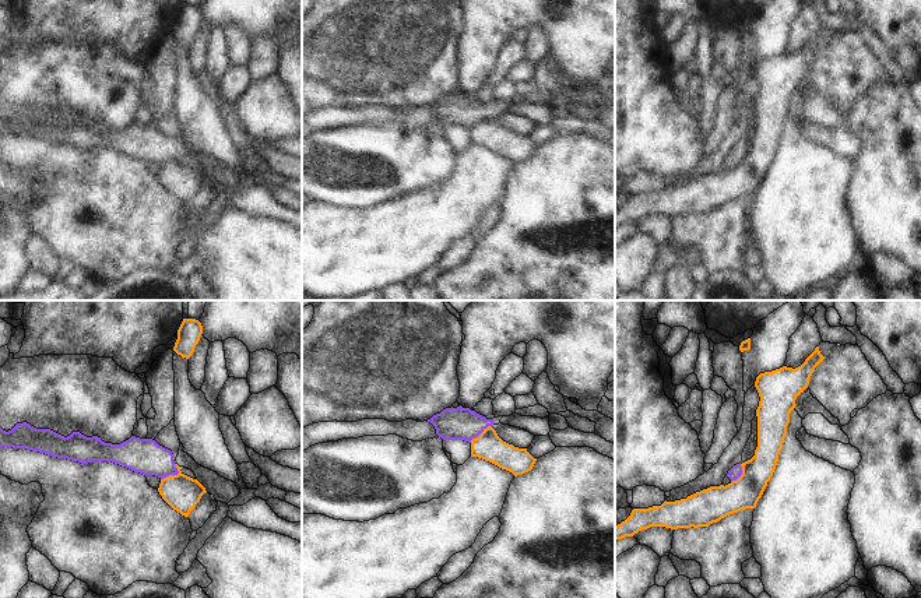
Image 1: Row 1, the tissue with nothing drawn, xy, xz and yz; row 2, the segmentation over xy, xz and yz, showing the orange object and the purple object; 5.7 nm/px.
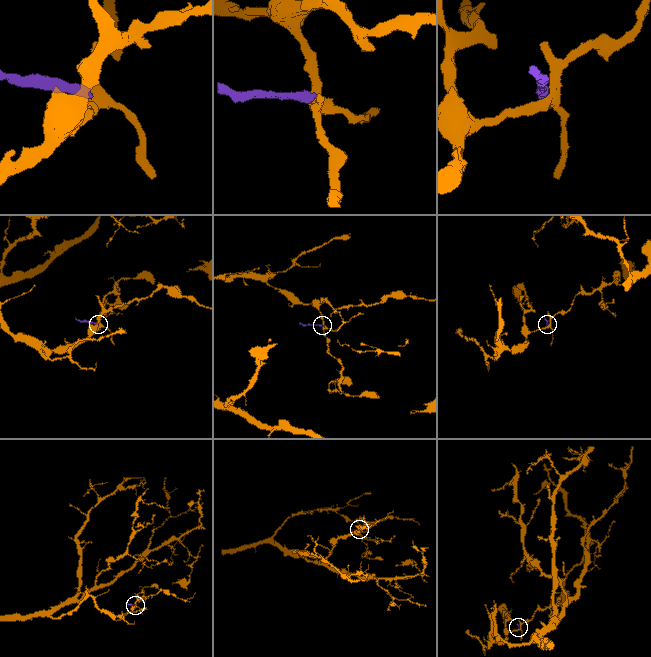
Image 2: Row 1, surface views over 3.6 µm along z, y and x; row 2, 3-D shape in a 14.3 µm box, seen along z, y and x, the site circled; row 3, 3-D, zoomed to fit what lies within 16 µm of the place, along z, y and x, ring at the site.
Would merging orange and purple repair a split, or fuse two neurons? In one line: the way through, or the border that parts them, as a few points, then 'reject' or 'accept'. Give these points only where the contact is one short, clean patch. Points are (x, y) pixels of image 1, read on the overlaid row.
along xy (175, 464), (178, 472), (161, 479) | reject

